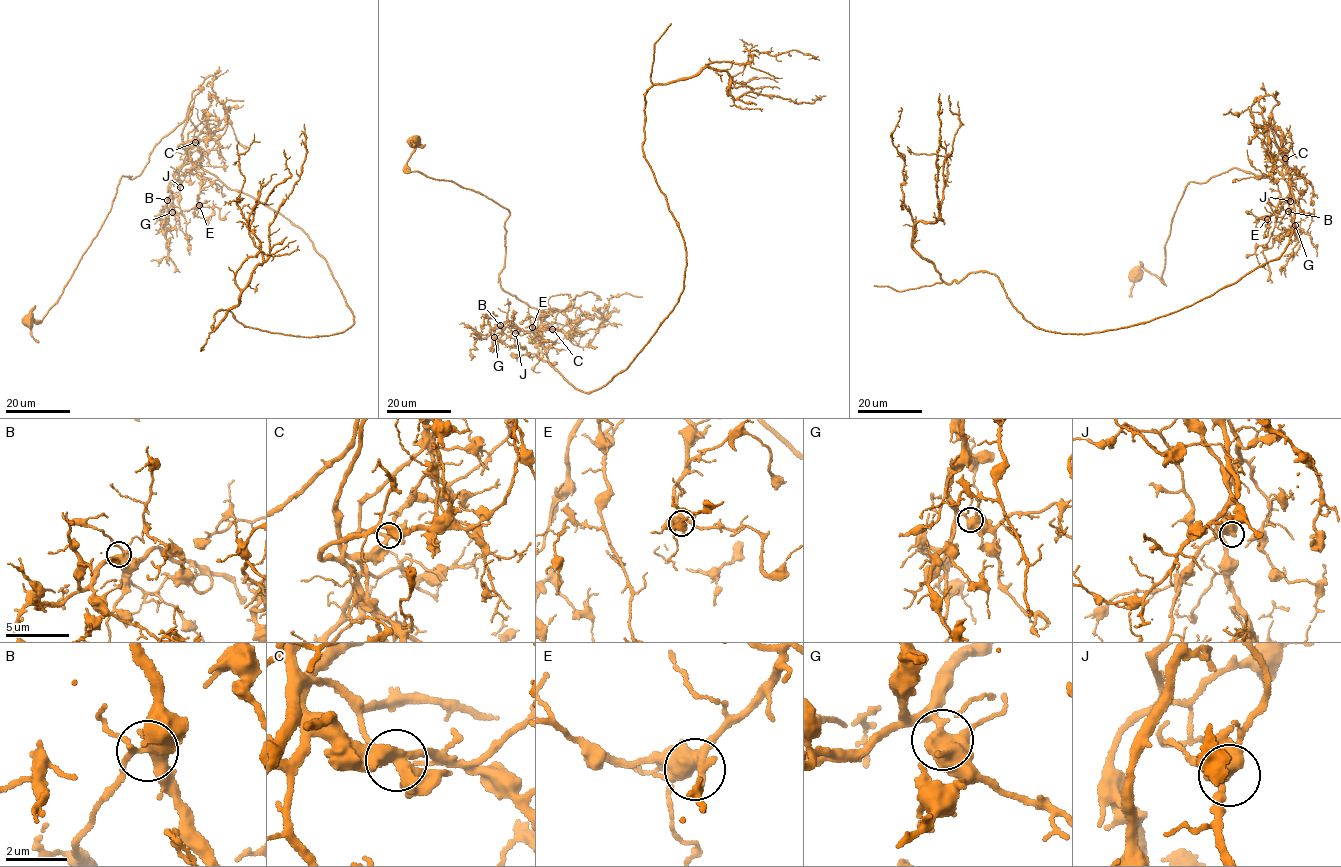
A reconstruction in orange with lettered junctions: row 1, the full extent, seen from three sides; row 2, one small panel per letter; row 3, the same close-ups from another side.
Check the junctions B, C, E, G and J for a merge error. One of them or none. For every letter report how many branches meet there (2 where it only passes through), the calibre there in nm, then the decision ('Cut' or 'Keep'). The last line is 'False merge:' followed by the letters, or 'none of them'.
B: Branches: 4. Thickness 440 nm. Keep
C: Branches: 5. Thickness 440 nm. Cut
E: Branches: 5. Thickness 440 nm. Keep
G: Branches: 4. Thickness 460 nm. Keep
J: Branches: 4. Thickness 440 nm. Keep
False merge: C

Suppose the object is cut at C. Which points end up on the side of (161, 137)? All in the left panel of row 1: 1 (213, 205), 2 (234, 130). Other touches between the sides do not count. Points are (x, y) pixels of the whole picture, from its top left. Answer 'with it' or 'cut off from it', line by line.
1: with it
2: with it

